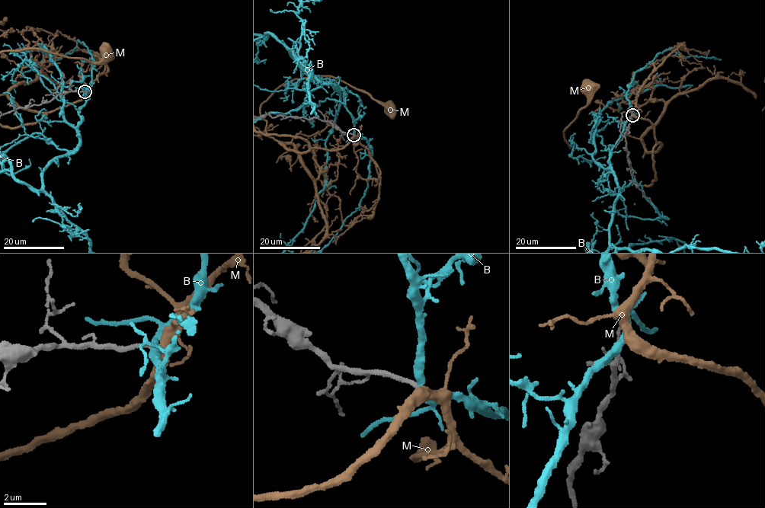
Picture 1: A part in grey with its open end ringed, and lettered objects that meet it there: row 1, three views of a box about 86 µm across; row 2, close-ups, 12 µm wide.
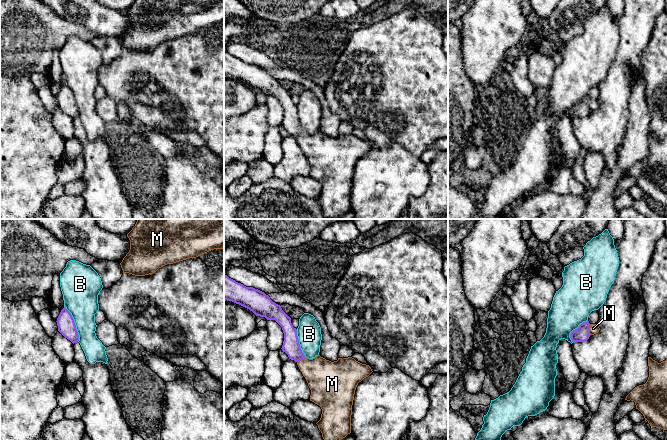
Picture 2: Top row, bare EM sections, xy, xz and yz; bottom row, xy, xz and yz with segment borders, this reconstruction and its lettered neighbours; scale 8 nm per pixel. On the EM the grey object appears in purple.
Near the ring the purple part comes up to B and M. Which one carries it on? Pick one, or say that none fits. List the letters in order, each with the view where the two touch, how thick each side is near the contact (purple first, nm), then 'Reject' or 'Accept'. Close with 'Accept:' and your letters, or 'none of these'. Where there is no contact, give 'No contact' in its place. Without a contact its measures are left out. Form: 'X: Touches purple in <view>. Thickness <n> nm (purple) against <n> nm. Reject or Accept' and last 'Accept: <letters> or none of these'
B: Touches purple in xy. Thickness 140 nm (purple) against 280 nm. Reject
M: Touches purple in yz. Thickness 120 nm (purple) against 80 nm. Accept
Accept: M

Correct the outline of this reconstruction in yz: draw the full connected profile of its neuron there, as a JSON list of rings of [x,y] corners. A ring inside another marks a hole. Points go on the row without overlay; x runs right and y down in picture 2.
[[[586,97],[570,109],[570,114],[573,119],[585,118],[591,111],[598,109],[599,106],[600,104],[598,100],[590,100],[589,97]]]

